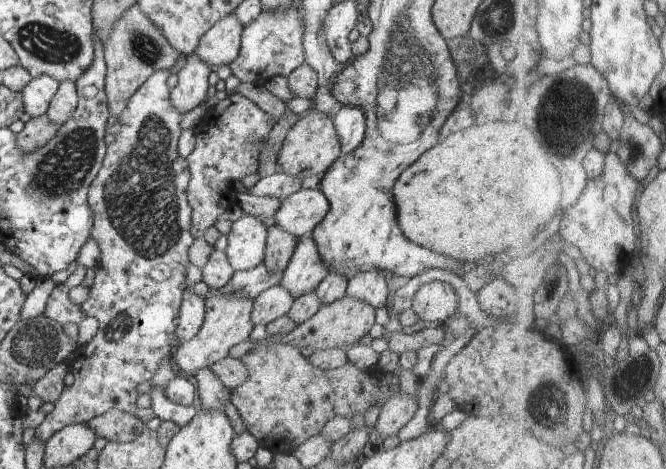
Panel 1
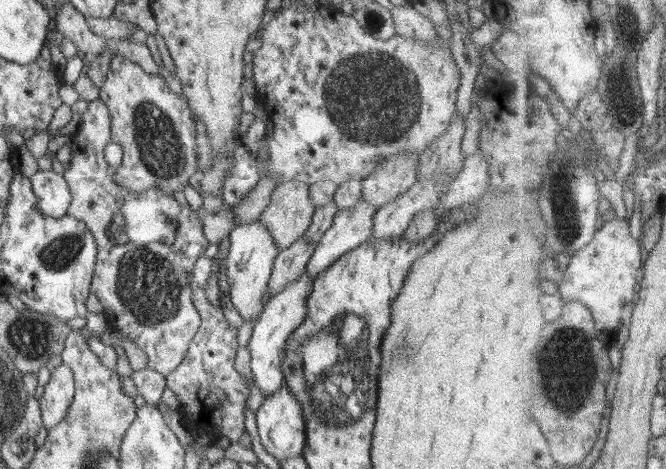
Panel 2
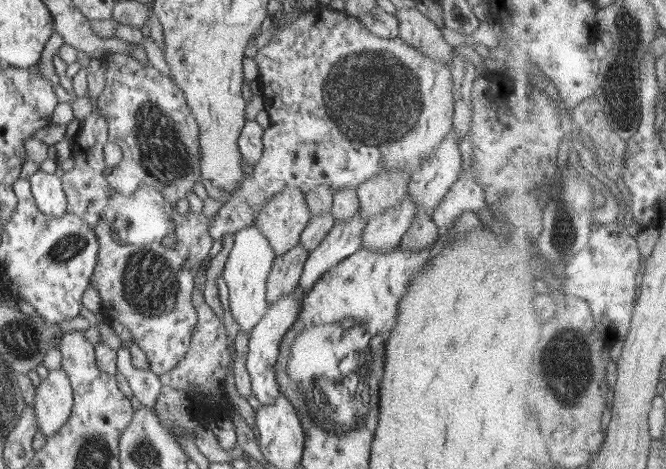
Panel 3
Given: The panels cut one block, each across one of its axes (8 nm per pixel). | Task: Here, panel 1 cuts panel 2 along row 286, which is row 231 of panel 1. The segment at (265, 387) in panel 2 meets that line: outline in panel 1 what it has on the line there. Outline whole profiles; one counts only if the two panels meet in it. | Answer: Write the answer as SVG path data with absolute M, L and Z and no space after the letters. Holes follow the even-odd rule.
M302 188L281 201L280 209L274 214L274 218L276 218L276 225L279 228L299 239L302 236L311 235L314 228L328 215L329 210L330 202L322 194L322 190L319 188Z

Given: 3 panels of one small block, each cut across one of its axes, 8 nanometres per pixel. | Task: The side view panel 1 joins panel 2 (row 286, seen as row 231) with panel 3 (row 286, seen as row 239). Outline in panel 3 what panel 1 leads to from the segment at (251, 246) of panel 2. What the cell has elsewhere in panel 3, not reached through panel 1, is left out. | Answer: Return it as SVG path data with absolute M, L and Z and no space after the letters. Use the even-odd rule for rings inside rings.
M255 224L242 228L234 234L234 244L232 244L232 249L228 255L227 261L225 262L222 276L230 290L229 304L232 316L240 325L240 331L244 331L244 333L251 334L252 327L262 319L264 313L268 310L269 305L265 300L267 296L267 279L276 257L276 253L274 253L274 249L272 249L270 241L266 239L266 236L262 234Z

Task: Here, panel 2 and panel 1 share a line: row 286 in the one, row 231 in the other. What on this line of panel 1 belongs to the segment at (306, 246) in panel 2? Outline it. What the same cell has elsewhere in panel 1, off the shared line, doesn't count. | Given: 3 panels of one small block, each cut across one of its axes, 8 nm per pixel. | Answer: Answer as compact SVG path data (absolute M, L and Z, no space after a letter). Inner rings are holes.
M277 225L267 230L263 264L272 272L284 272L294 255L298 238Z

